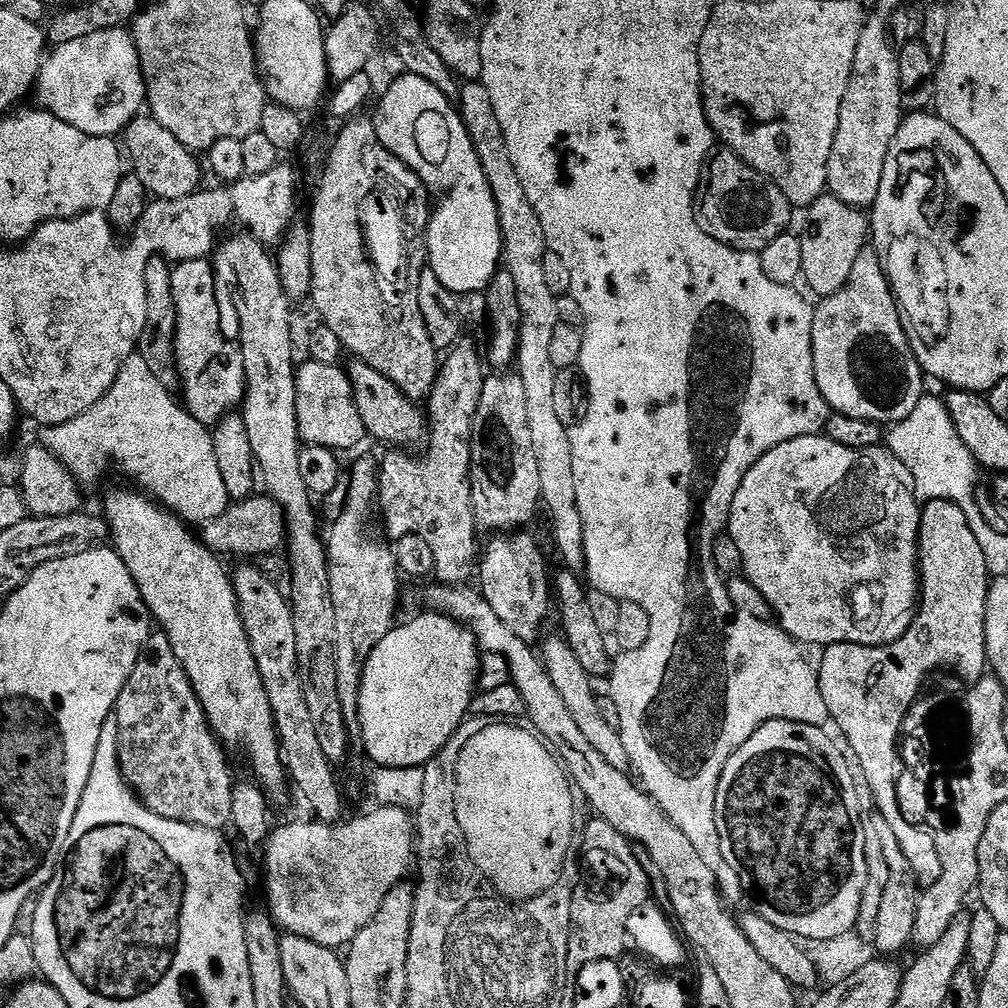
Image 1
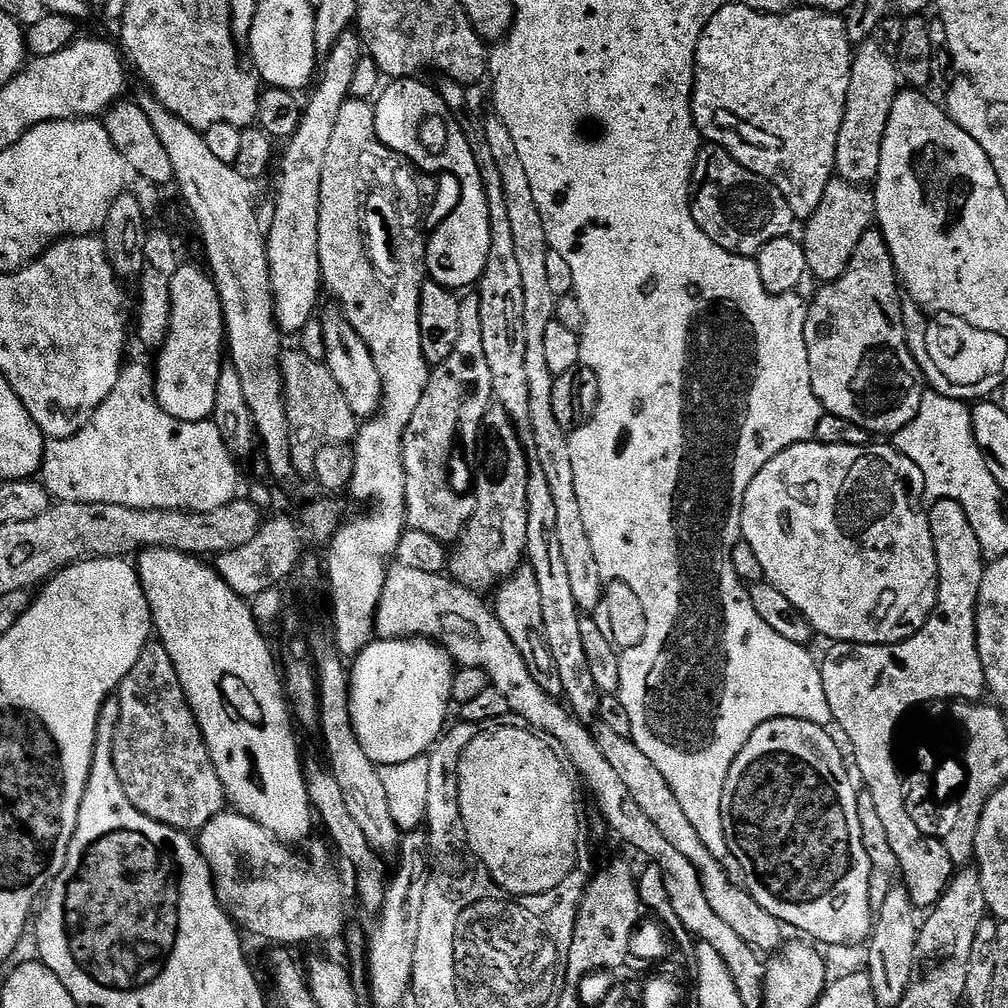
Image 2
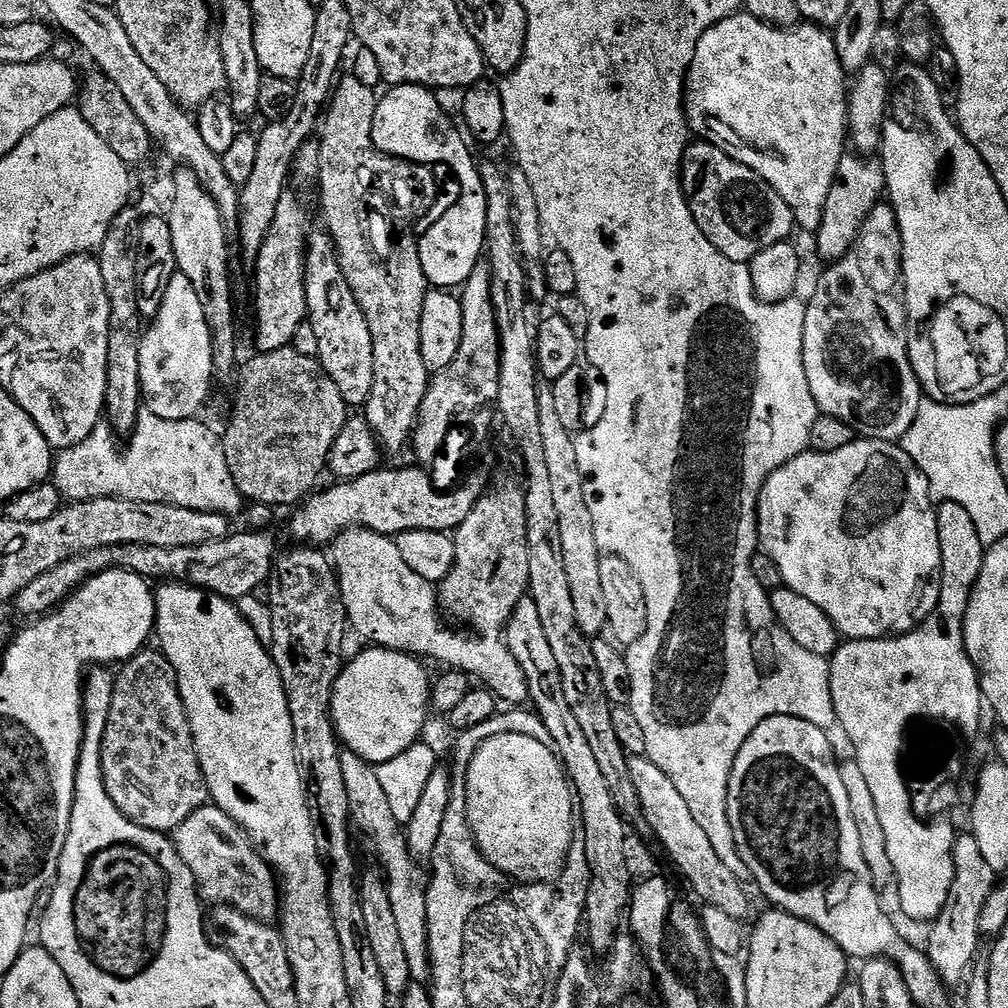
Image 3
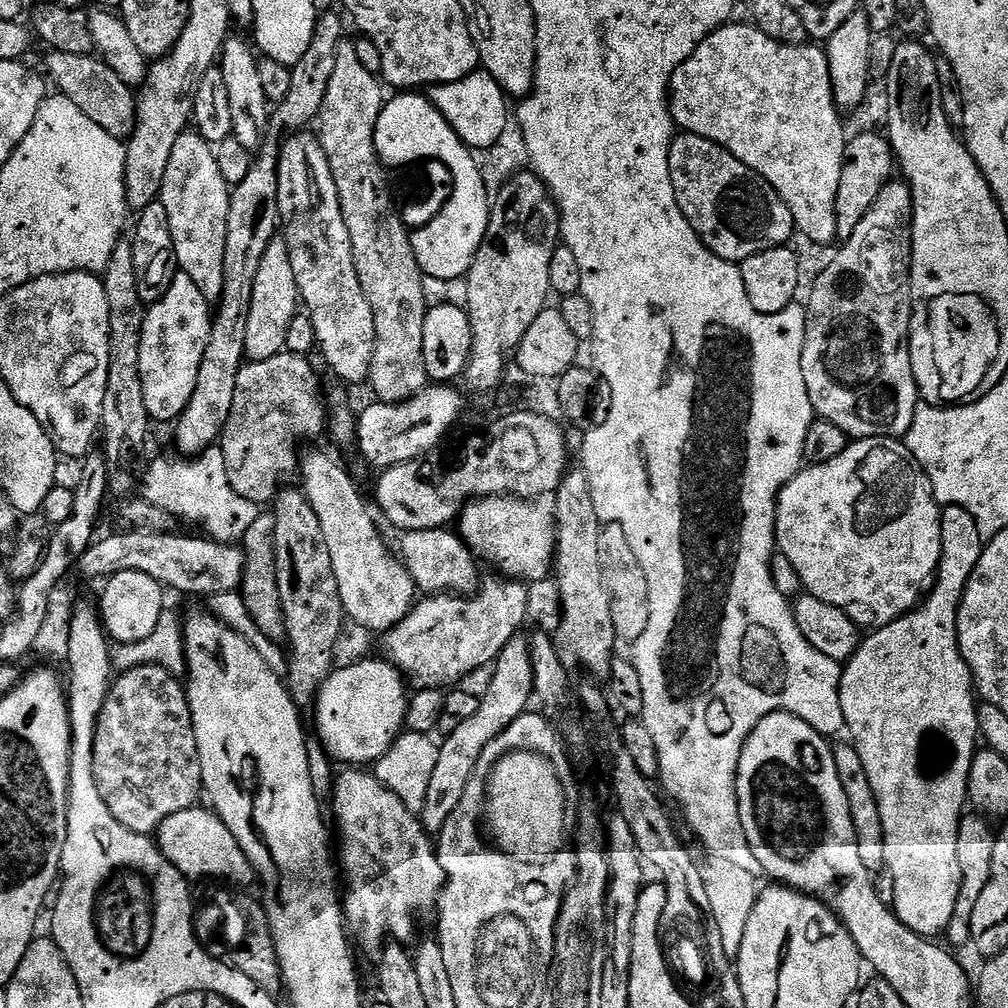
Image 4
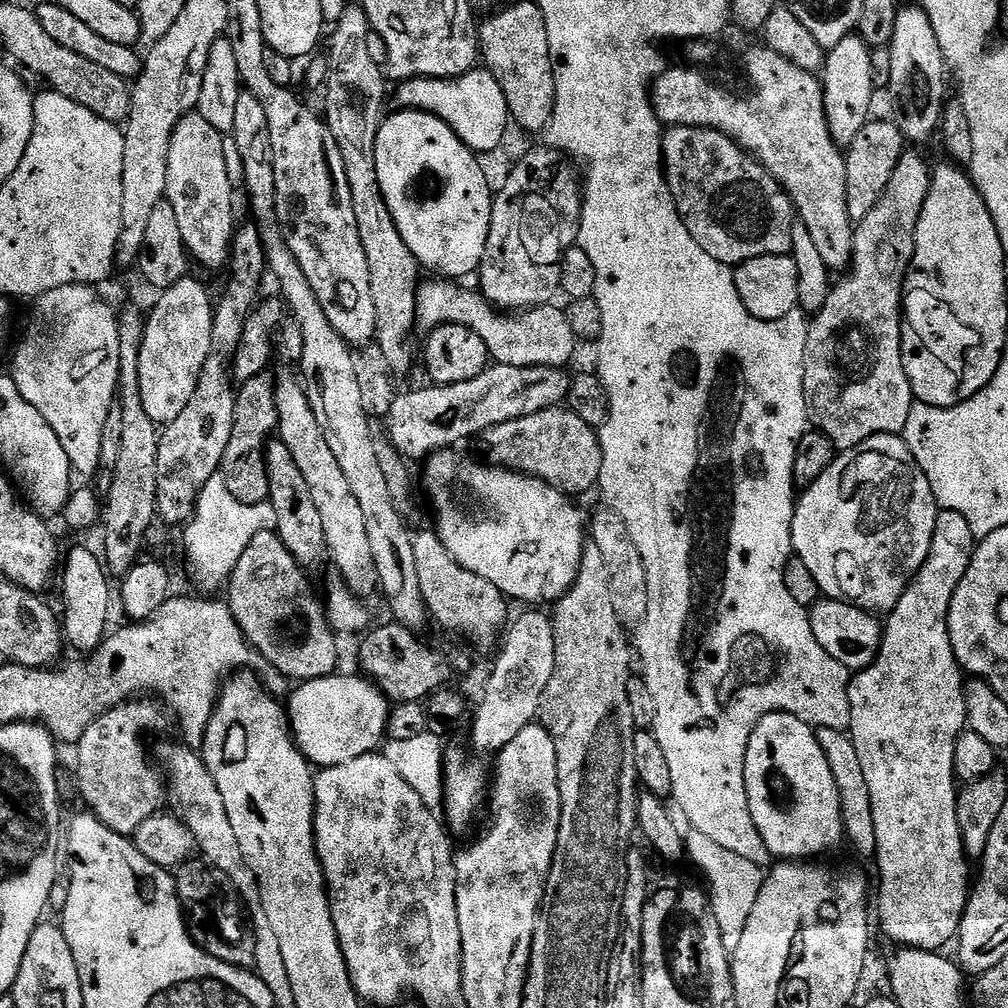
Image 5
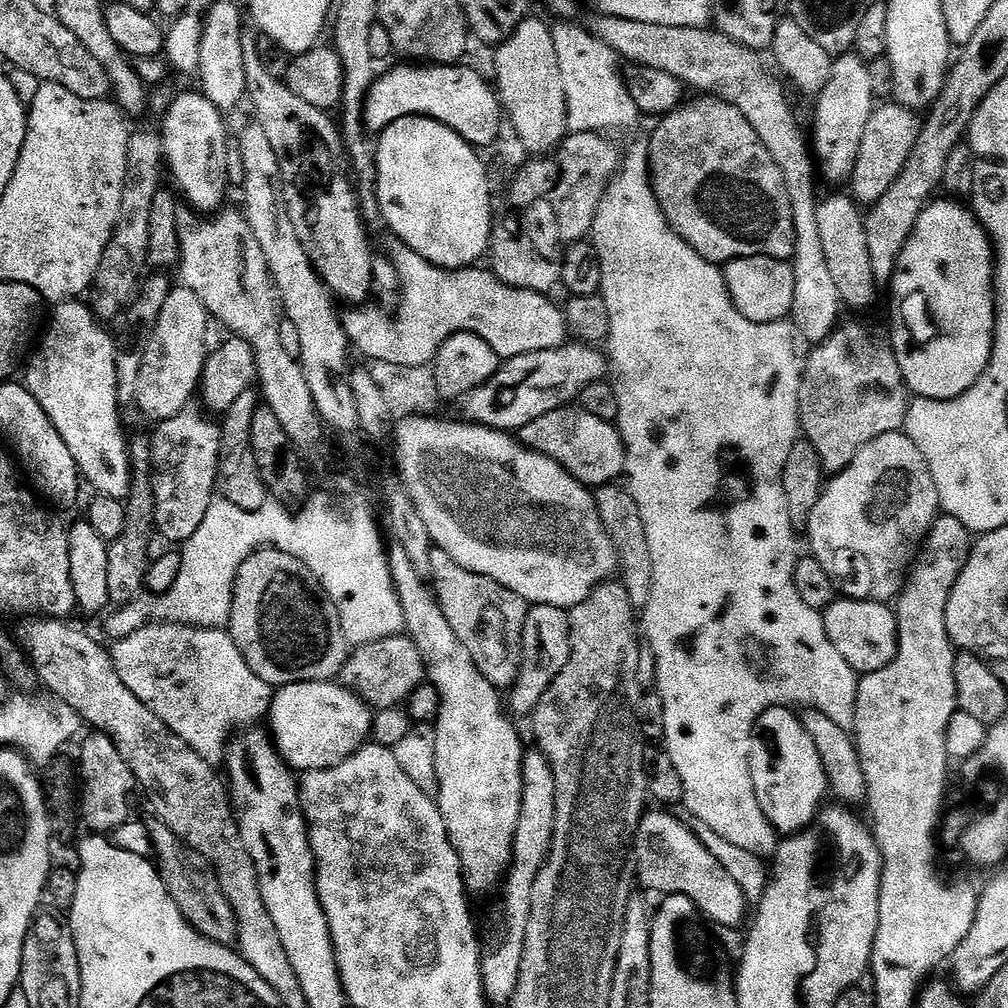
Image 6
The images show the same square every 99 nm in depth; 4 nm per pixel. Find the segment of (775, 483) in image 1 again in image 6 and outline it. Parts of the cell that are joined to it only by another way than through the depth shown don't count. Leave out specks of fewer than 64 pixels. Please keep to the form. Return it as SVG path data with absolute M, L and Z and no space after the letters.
M903 431L882 434L862 446L862 450L854 454L854 462L850 462L850 466L835 473L825 483L824 493L818 498L808 519L806 535L812 547L809 549L822 570L826 570L833 584L847 599L888 604L899 597L916 553L920 551L926 534L941 512L930 467L914 442Z

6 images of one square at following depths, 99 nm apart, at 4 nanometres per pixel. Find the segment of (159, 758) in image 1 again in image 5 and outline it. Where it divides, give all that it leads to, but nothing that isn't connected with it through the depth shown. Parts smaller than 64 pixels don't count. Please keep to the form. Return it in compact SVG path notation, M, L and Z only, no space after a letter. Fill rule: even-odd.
M133 698L115 704L90 726L74 745L76 752L76 784L89 813L118 834L131 837L166 800L166 784L162 772L148 757L144 735L167 726L170 716L163 703L152 698ZM156 703L156 704L155 704ZM165 712L165 713L164 713ZM153 764L153 765L152 765Z

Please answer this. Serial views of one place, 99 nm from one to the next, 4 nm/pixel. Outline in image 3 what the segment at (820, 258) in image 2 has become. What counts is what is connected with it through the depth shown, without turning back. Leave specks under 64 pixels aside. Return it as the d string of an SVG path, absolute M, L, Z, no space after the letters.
M846 154L842 162L838 162L838 174L834 178L834 186L830 186L830 195L826 197L826 210L822 210L822 226L814 234L816 252L824 262L840 260L854 246L859 238L866 218L870 218L870 210L881 203L885 195L884 165L879 159L868 154Z

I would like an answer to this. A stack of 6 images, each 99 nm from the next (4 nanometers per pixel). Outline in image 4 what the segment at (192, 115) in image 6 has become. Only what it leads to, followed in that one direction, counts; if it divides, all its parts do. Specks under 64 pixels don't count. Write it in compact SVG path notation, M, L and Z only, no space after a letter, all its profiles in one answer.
M189 130L174 142L166 178L160 191L159 203L166 206L170 218L170 232L180 271L187 274L202 290L209 302L219 301L226 262L226 218L230 215L232 193L219 169L216 148L207 144L199 132Z

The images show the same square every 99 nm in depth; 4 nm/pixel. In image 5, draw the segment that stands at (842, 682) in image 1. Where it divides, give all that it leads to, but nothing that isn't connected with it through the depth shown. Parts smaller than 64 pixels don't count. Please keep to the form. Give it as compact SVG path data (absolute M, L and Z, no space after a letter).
M937 511L936 525L934 526L934 542L930 542L930 554L926 562L916 571L916 577L908 583L908 588L898 598L896 607L887 613L886 623L883 625L884 637L880 643L880 653L874 658L870 666L859 669L851 677L848 686L850 698L850 722L852 727L850 735L854 742L854 750L858 750L858 758L862 761L862 774L866 774L866 786L870 789L870 806L874 806L874 830L878 834L878 846L874 863L880 867L880 928L894 940L894 944L905 948L921 948L927 952L944 950L948 943L957 939L960 923L964 917L964 911L968 905L970 895L970 880L968 884L968 867L970 861L964 852L962 834L958 826L958 814L956 813L956 797L958 795L958 781L956 767L954 766L954 746L958 746L958 738L966 731L968 715L966 714L966 698L964 686L965 673L954 654L954 646L950 642L950 630L948 629L948 611L954 590L958 590L958 582L970 570L972 555L976 553L978 537L970 530L970 522L962 518L957 512Z

